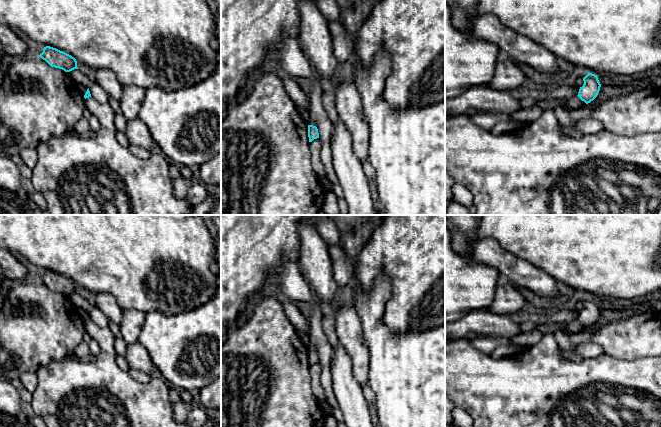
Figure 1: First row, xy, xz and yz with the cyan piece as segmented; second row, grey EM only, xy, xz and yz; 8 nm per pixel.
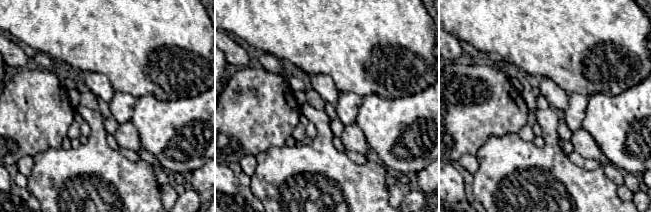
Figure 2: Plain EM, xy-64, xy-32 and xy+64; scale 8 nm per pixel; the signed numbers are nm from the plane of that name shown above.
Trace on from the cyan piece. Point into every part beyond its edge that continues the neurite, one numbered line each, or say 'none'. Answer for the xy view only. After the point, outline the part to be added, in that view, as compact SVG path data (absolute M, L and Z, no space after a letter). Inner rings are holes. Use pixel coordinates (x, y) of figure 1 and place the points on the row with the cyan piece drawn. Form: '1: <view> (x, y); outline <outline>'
none

